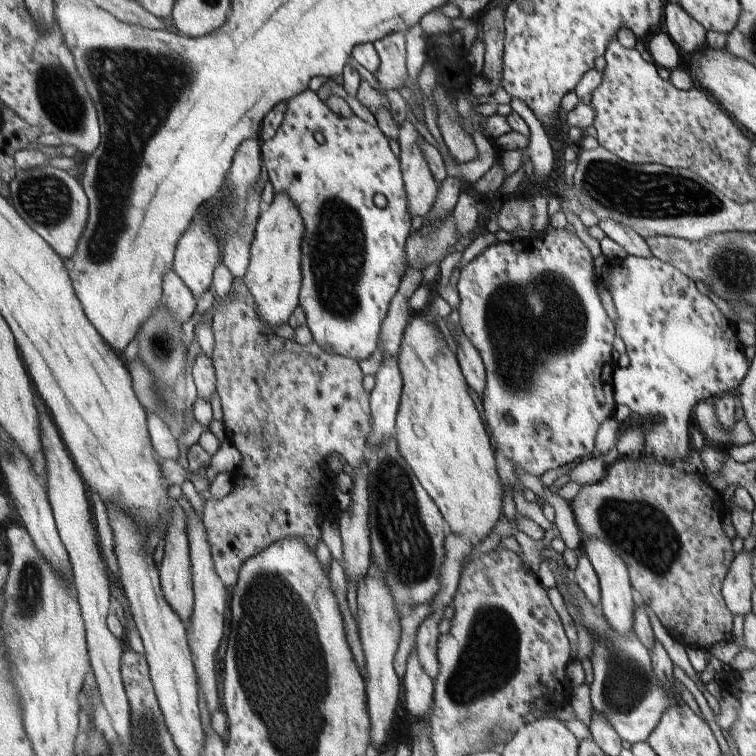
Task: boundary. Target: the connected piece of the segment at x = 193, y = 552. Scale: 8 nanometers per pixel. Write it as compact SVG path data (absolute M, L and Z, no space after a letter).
M179 495L176 499L187 516L187 537L189 540L189 555L193 572L193 618L189 632L190 648L193 649L194 664L197 664L198 680L201 680L202 690L206 695L210 714L218 710L218 688L214 674L214 654L224 636L224 618L226 616L226 588L217 575L213 564L213 556L208 542L208 534L204 520L198 518L186 496Z

